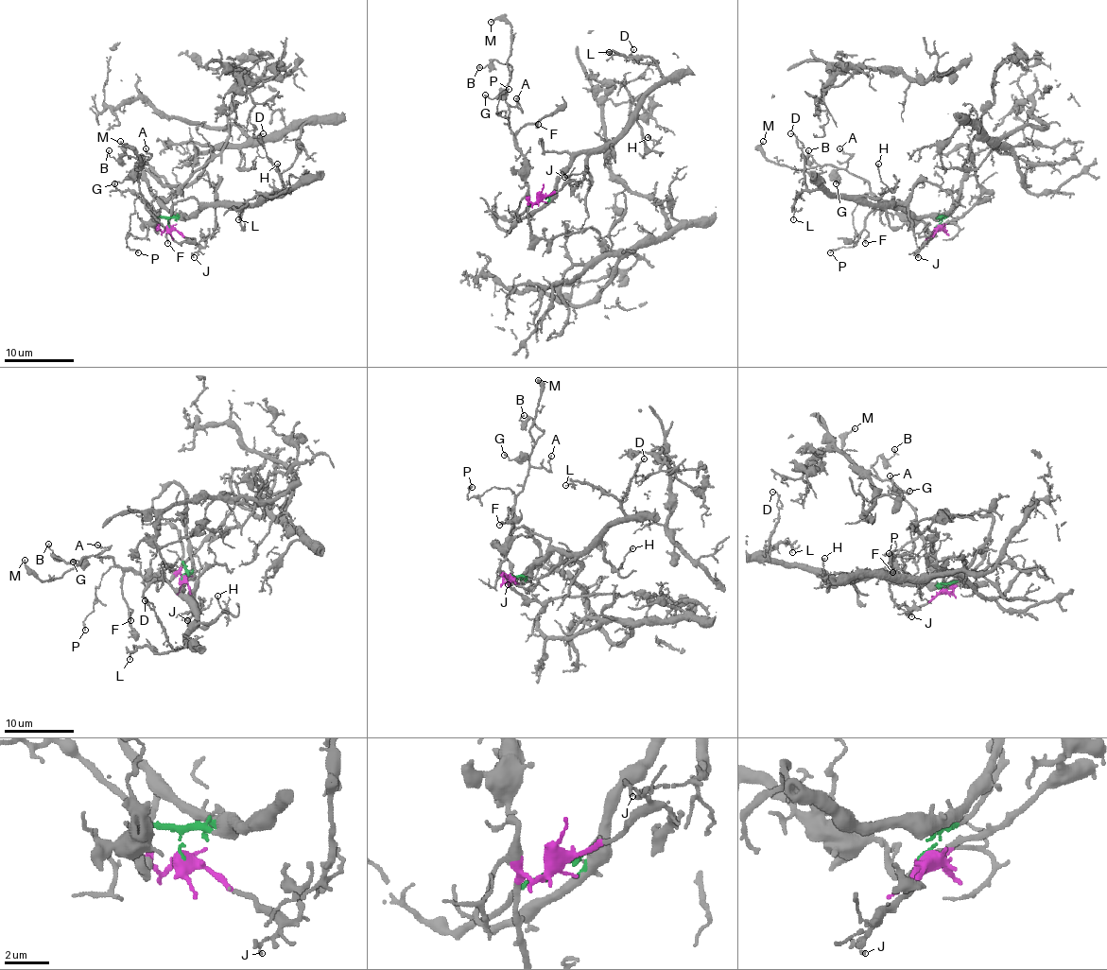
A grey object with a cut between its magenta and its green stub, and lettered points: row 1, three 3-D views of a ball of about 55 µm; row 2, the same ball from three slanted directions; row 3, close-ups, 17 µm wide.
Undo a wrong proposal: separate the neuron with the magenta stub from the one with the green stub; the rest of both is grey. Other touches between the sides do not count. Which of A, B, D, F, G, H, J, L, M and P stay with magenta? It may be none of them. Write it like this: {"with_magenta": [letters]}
{"with_magenta": ["A", "B", "F", "G", "J", "M", "P"]}

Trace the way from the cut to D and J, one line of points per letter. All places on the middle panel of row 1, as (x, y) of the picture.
D: (539, 195), (547, 197), (577, 157), (612, 141), (662, 78), (653, 63), (636, 61), (634, 49)
J: (539, 195), (551, 195), (570, 180), (564, 178)

